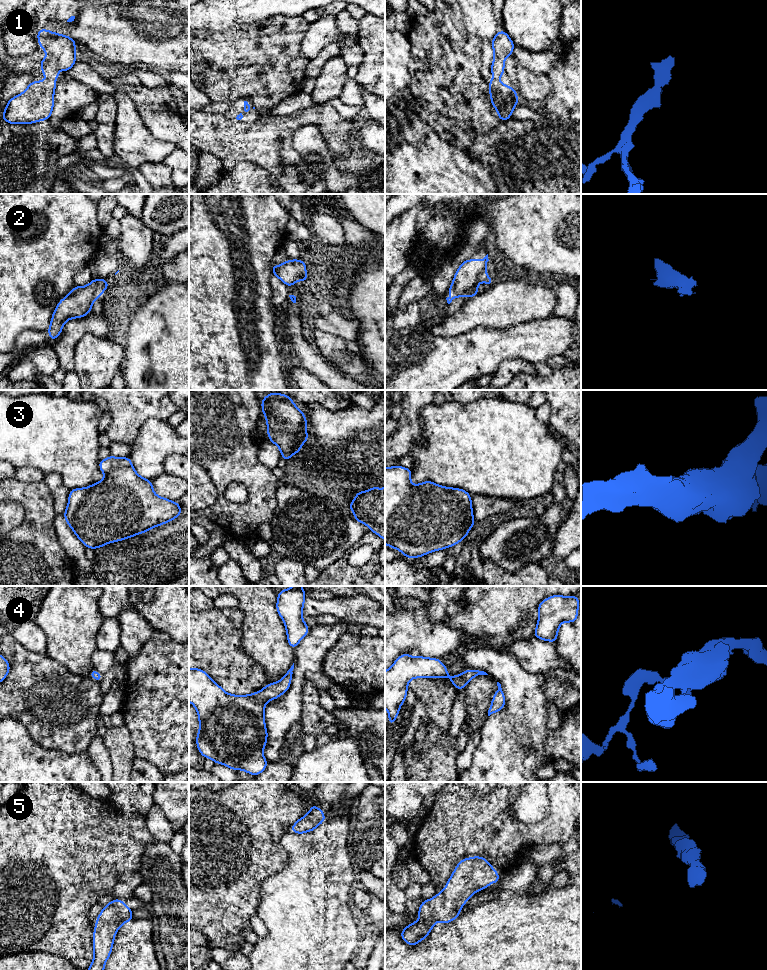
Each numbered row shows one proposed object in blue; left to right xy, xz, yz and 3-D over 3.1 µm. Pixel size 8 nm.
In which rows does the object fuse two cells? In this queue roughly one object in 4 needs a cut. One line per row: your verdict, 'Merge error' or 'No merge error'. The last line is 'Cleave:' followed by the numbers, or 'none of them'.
1: No merge error
2: No merge error
3: No merge error
4: No merge error
5: No merge error
Cleave: none of them

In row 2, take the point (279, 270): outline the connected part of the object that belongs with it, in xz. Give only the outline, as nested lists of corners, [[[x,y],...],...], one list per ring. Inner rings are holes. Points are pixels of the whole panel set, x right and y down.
[[[288,259],[281,265],[274,266],[271,264],[273,275],[277,276],[289,288],[296,281],[307,281],[309,279],[306,273],[306,263],[301,259]]]

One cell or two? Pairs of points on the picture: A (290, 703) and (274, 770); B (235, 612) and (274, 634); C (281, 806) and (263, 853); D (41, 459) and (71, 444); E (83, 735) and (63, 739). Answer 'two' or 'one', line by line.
A: two
B: two
C: one
D: one
E: one

